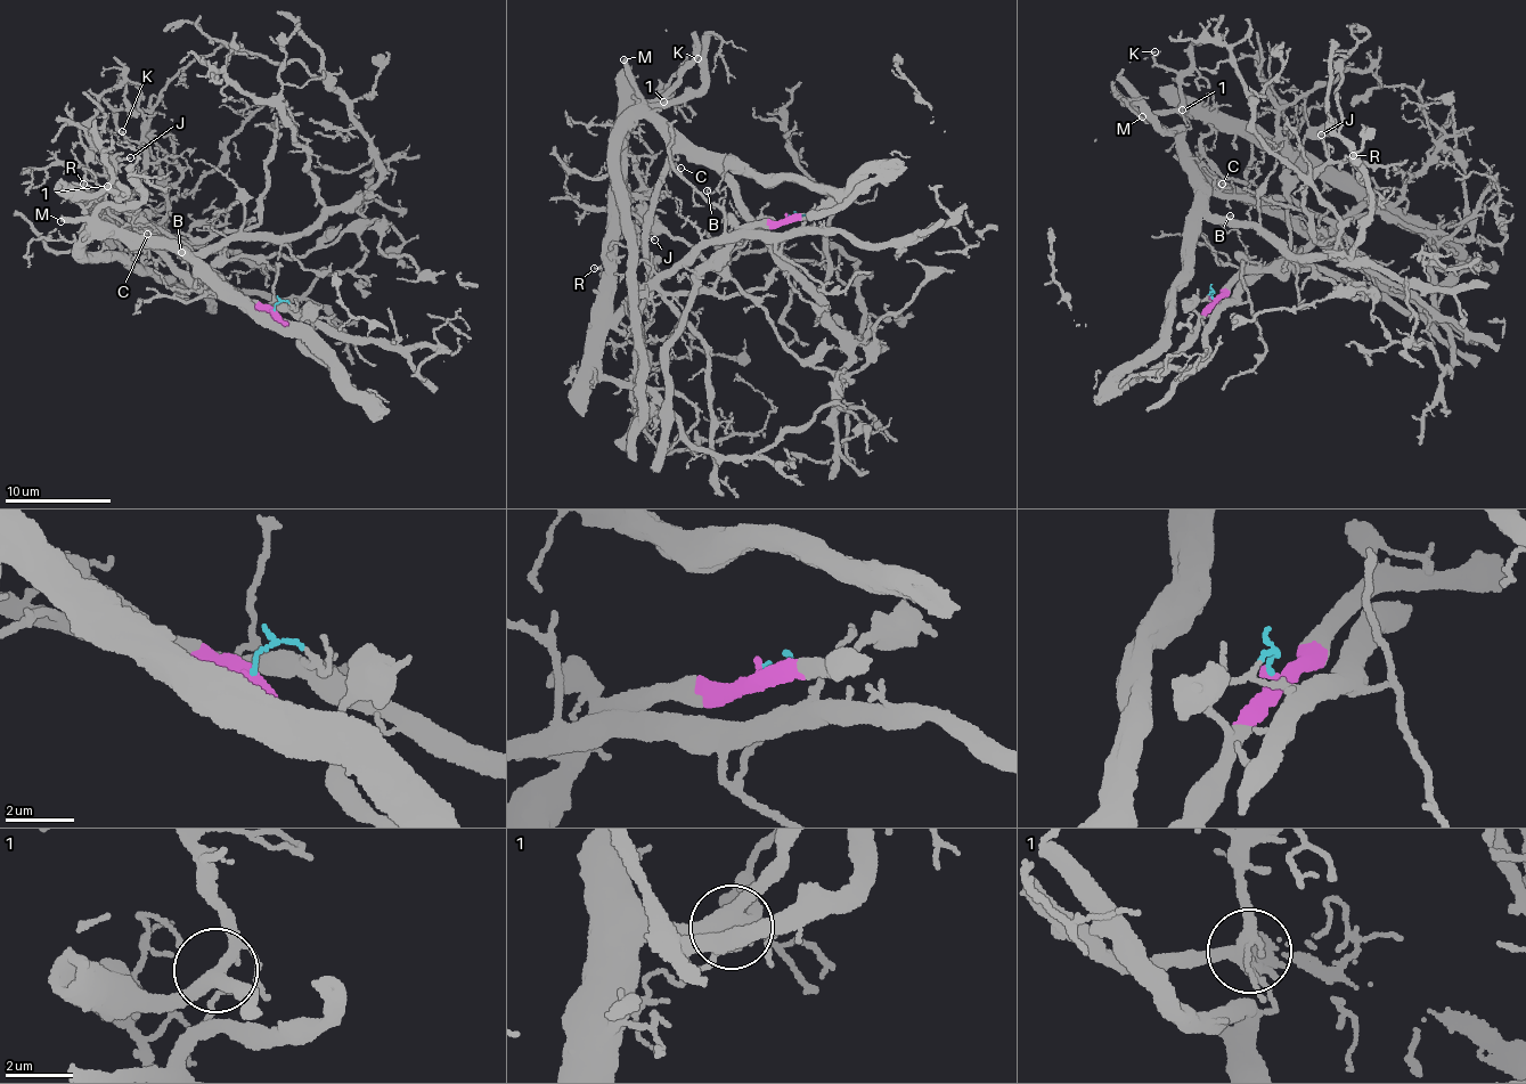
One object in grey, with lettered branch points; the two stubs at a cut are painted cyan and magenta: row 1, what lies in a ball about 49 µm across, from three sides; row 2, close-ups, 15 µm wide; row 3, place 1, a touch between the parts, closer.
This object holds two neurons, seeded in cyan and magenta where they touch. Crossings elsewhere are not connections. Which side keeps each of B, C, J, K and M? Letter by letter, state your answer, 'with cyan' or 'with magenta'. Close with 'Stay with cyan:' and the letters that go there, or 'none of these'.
B: with magenta
C: with magenta
J: with magenta
K: with cyan
M: with magenta
Stay with cyan: K

